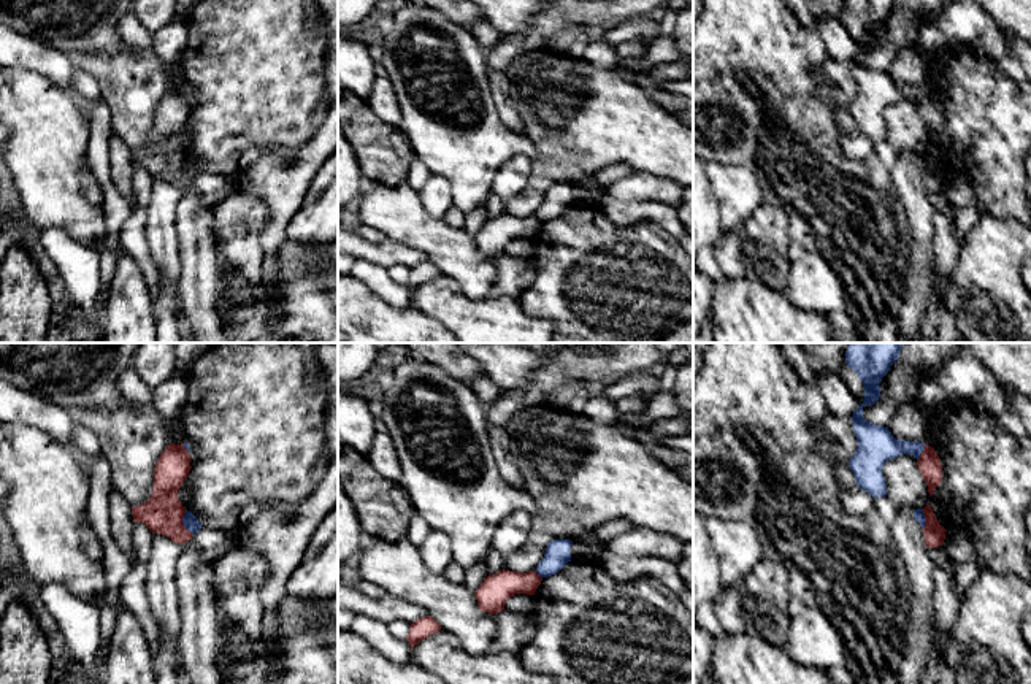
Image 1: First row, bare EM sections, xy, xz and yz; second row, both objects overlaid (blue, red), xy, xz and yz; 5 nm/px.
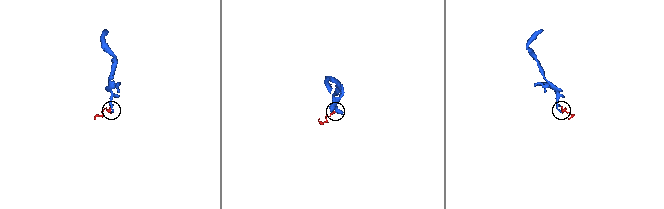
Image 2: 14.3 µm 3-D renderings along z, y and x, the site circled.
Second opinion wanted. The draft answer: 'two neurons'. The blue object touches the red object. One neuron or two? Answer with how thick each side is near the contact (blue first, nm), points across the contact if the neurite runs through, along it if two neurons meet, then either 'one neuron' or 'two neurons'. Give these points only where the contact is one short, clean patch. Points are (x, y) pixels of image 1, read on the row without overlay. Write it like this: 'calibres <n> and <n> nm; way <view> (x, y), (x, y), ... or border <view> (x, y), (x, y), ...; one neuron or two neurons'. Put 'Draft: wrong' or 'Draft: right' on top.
Draft: right
calibres 80 and 200 nm; two neurons

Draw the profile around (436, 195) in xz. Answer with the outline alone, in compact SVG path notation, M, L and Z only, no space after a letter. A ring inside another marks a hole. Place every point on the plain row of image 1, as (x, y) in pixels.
M431 175L419 190L424 208L435 219L444 219L452 206L452 189L446 178Z

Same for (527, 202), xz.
M525 187L516 197L504 203L504 214L527 217L535 216L546 198L544 190Z

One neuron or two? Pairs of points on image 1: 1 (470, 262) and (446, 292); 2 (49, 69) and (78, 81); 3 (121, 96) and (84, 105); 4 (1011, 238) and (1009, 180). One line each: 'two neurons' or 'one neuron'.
1: two neurons
2: two neurons
3: two neurons
4: two neurons

